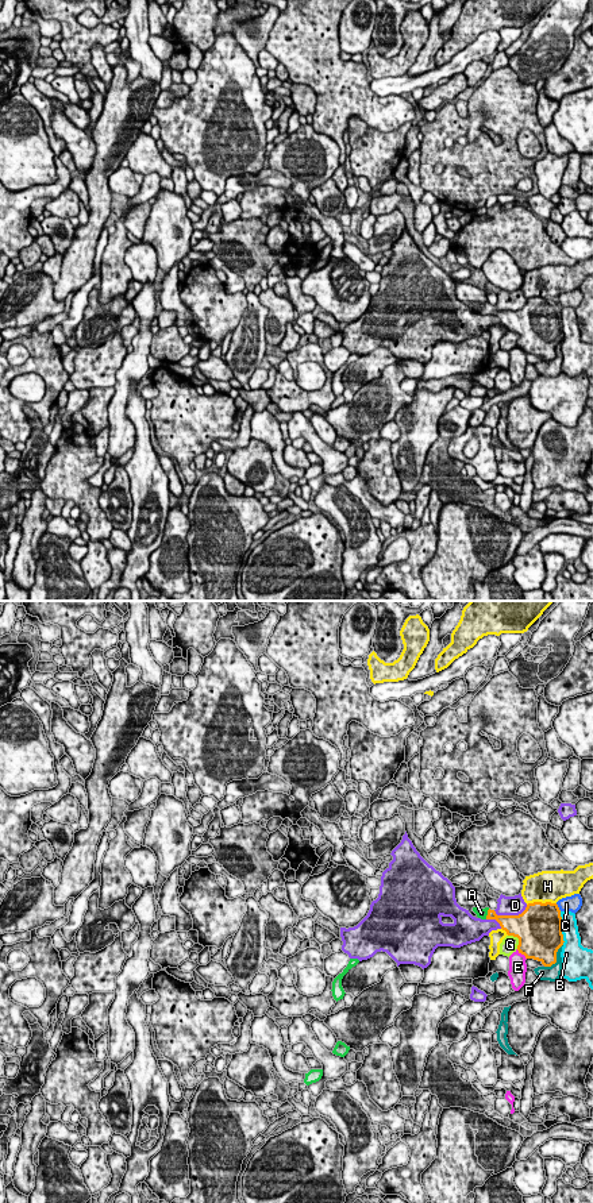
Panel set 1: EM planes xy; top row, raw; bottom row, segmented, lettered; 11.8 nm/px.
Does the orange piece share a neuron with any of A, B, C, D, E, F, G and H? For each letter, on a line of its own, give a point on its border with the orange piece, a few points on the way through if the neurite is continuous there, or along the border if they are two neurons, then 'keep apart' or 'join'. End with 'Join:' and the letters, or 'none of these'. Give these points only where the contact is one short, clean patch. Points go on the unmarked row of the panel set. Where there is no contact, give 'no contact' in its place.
A: xy (488, 309) | across xy (507, 317), (488, 309), (481, 308) | join
B: xy (561, 323) | keep apart
C: xy (558, 303) | keep apart
D: xy (511, 311) | keep apart
E: xy (522, 349) | keep apart
F: xy (555, 354) | keep apart
G: xy (518, 332) | keep apart
H: xy (540, 297) | keep apart
Join: A

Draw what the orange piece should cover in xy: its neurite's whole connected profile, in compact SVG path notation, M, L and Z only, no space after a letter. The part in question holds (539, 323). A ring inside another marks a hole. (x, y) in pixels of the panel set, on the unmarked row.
M528 298L519 311L497 311L489 302L473 302L481 315L496 315L508 331L519 333L517 346L525 354L540 356L544 362L557 358L557 347L563 340L562 312L557 298Z

